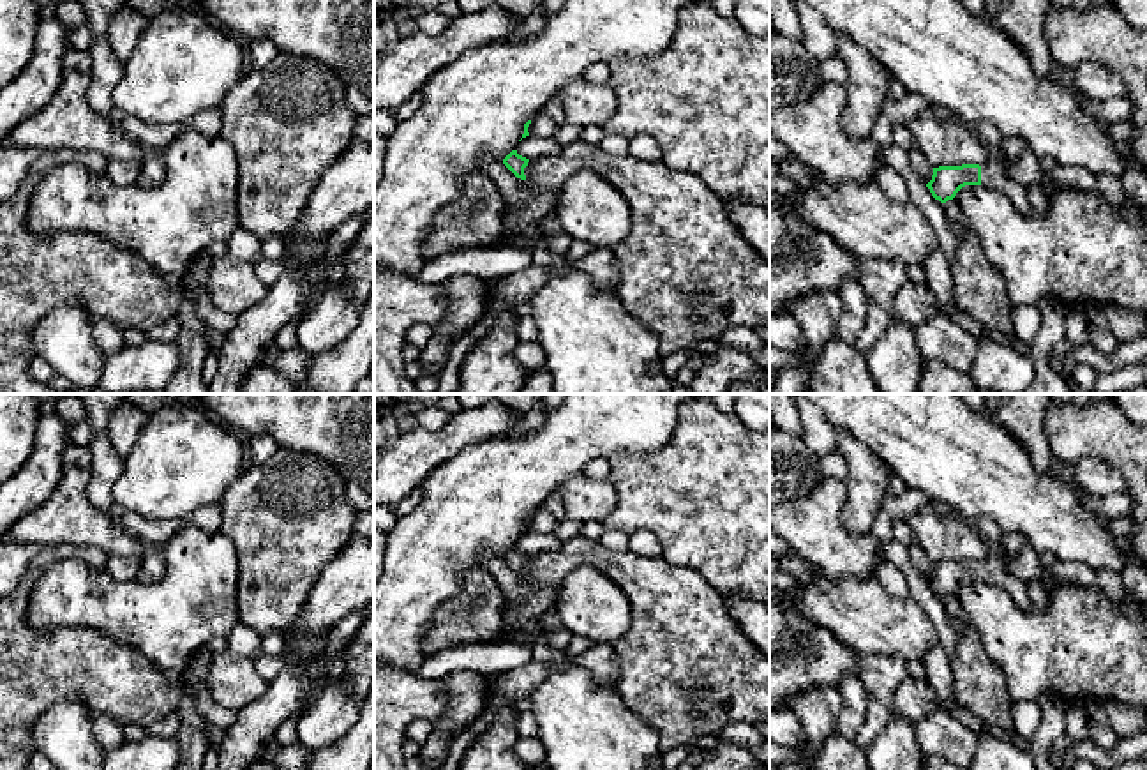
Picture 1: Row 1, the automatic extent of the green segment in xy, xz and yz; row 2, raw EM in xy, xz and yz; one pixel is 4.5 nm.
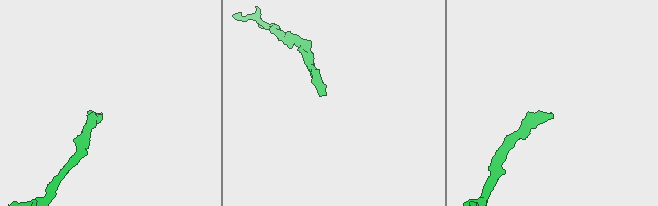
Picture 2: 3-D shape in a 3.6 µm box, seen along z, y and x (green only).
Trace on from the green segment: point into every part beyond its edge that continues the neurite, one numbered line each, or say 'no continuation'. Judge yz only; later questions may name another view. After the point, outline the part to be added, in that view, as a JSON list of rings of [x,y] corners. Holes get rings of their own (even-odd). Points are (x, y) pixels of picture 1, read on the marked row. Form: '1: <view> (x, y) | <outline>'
1: yz (994, 175) | [[[990,148],[988,161],[981,164],[981,185],[1002,191],[1022,214],[1034,214],[1027,198],[1027,187],[1006,173],[1006,159],[999,148]]]

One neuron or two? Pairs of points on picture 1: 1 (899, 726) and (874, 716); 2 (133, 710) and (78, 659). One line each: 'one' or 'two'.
1: two
2: one

